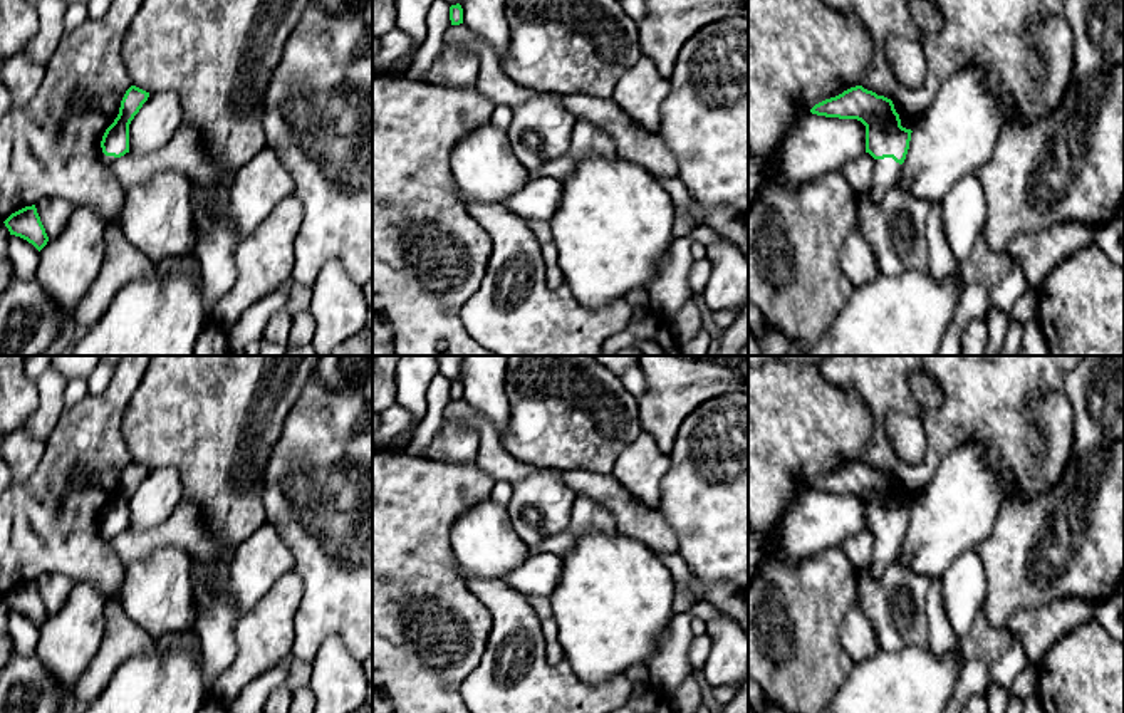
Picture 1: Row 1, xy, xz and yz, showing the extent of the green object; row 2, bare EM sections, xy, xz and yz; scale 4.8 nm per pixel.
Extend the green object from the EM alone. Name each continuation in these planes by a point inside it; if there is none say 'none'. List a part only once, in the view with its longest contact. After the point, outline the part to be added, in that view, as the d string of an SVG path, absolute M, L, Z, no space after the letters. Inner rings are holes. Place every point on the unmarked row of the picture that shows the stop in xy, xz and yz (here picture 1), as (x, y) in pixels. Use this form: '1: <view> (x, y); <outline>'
1: yz (886, 547); M892 533L874 535L874 554L871 560L871 574L879 579L887 565L896 559L901 549L901 540Z

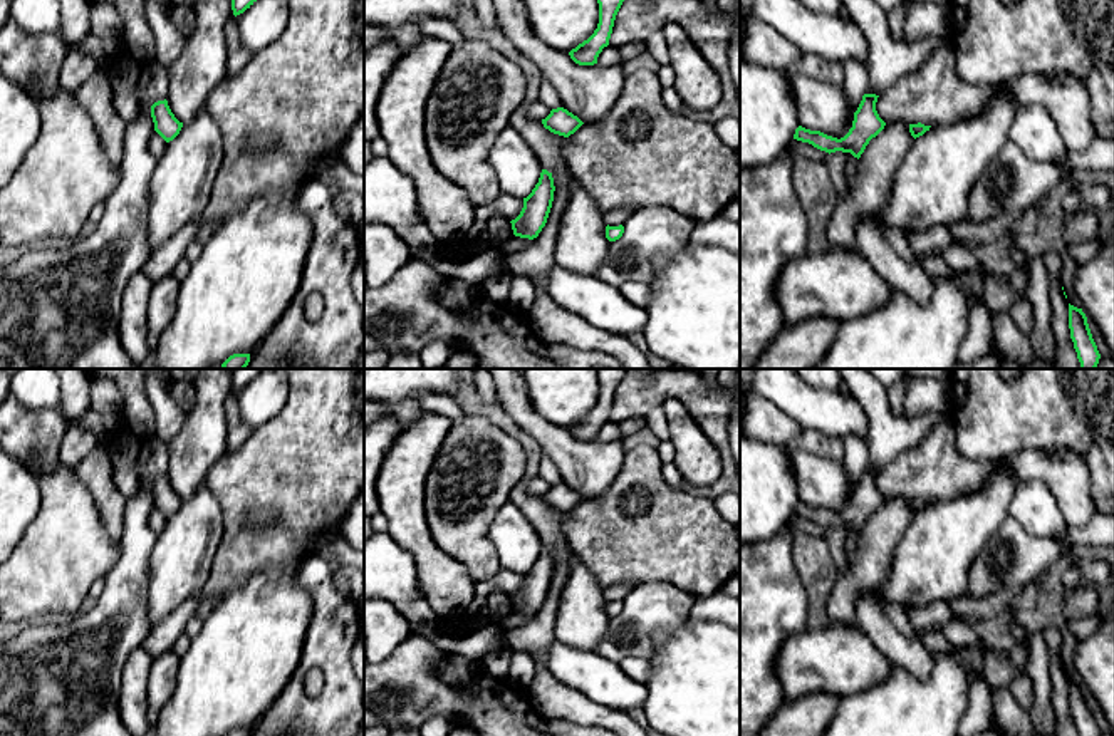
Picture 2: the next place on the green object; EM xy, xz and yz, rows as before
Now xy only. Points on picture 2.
none

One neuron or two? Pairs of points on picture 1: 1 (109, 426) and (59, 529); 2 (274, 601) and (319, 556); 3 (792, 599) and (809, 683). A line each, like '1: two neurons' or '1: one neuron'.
1: one neuron
2: two neurons
3: one neuron

